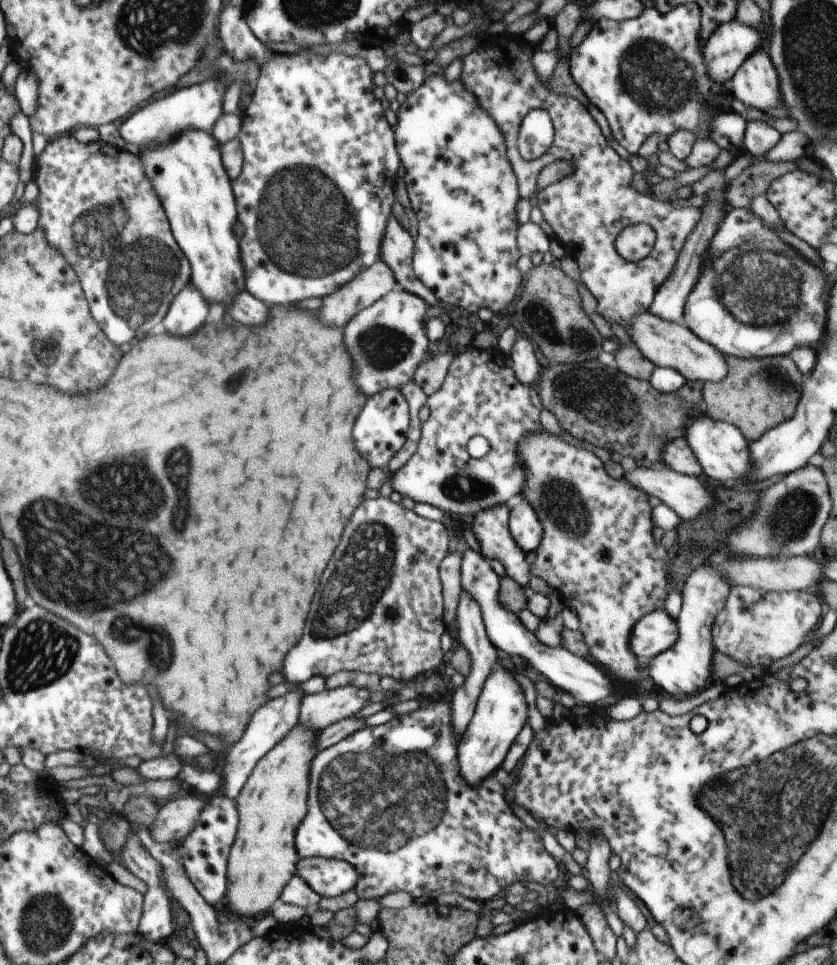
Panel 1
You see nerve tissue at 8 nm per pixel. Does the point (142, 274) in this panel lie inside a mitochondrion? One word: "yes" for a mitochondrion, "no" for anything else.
yes

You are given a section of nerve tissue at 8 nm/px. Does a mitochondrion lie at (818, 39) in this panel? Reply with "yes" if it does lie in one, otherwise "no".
yes

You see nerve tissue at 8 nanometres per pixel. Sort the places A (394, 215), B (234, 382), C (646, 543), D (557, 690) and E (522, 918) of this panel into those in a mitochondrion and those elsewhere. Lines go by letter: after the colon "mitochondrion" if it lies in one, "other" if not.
A: other
B: other
C: other
D: other
E: other

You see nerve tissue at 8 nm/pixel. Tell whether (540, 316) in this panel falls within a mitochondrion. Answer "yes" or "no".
yes

